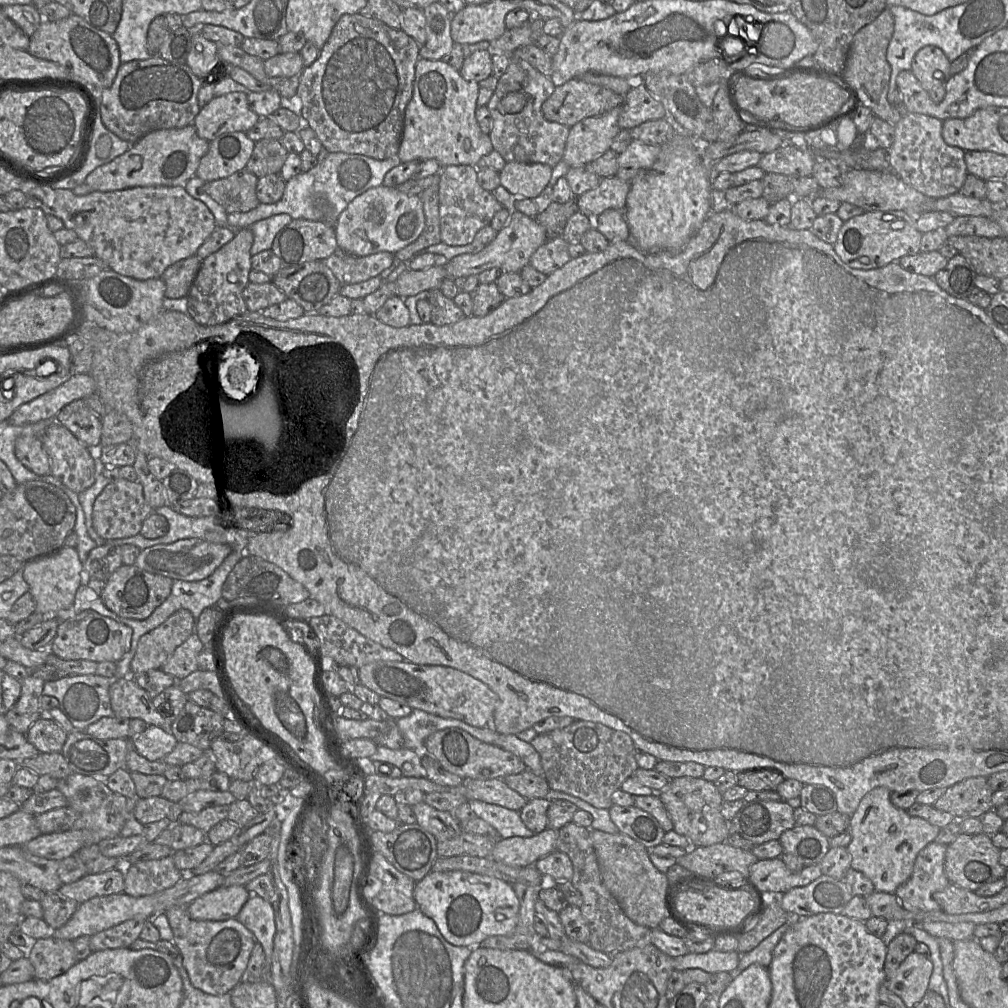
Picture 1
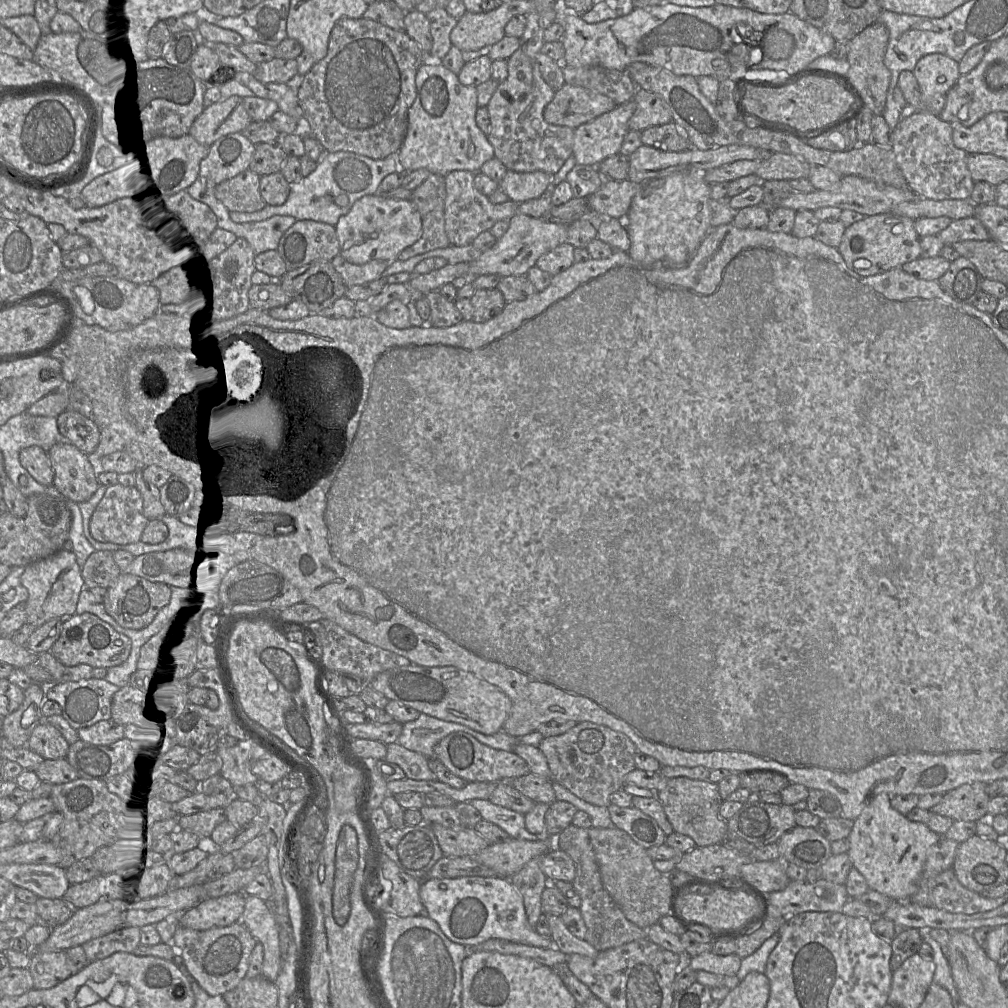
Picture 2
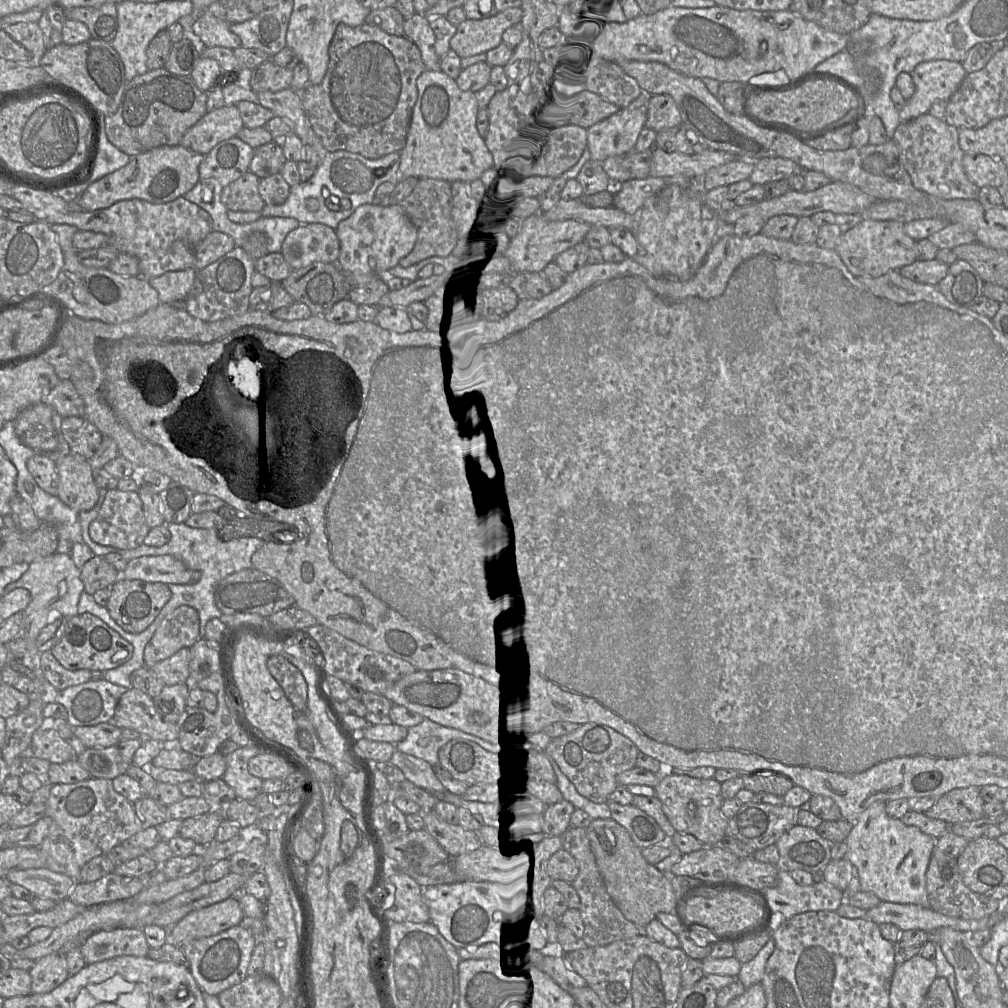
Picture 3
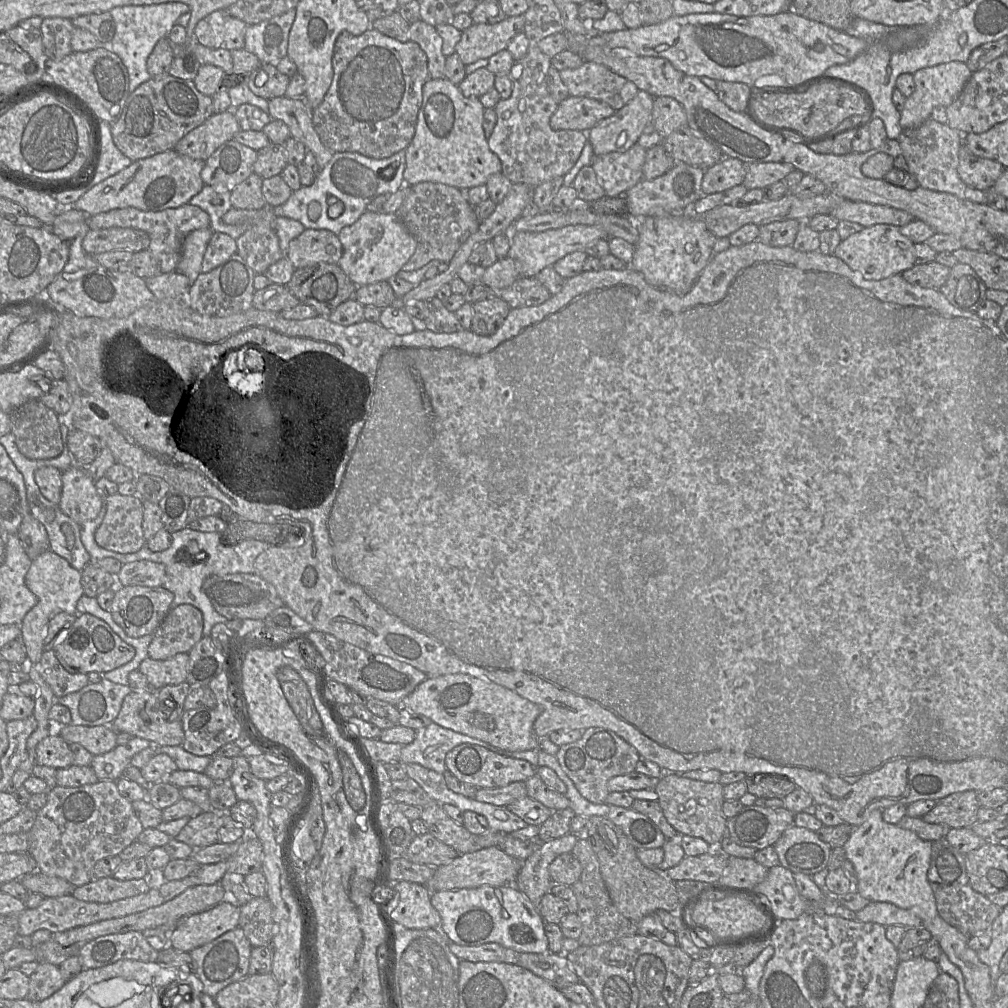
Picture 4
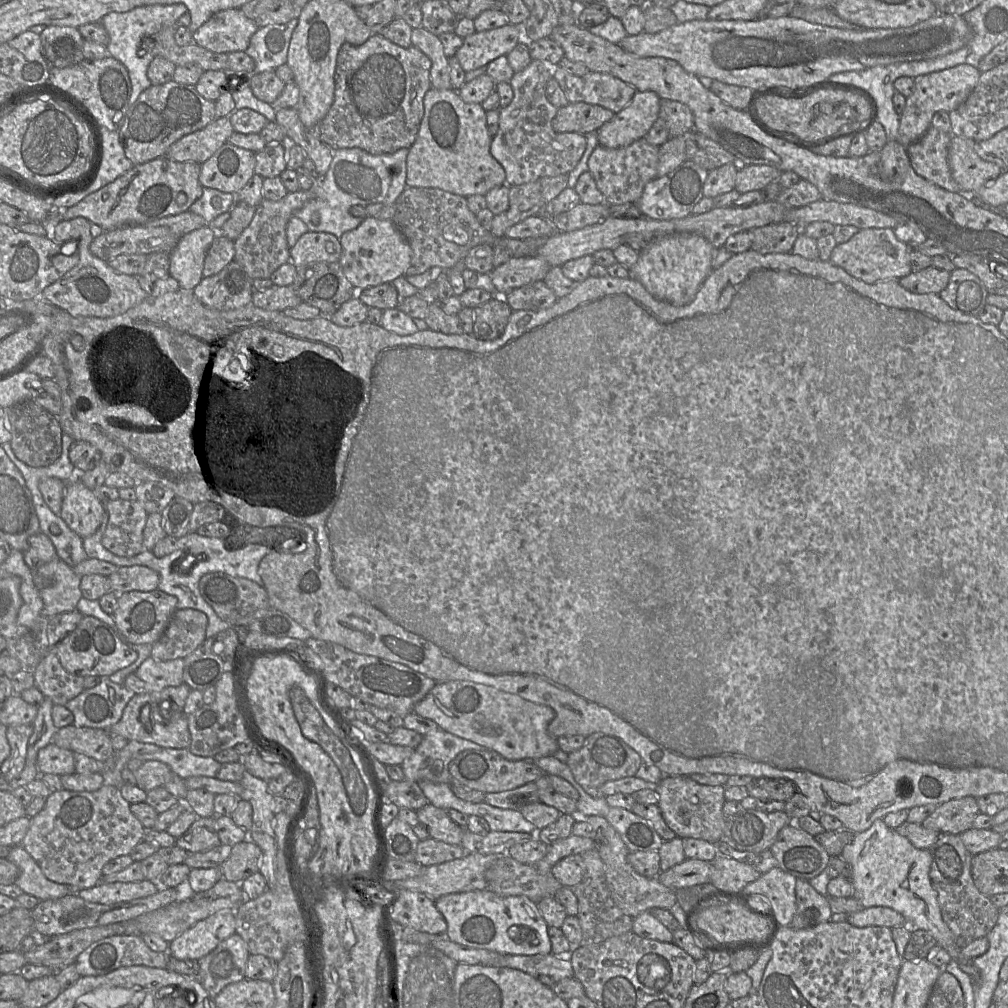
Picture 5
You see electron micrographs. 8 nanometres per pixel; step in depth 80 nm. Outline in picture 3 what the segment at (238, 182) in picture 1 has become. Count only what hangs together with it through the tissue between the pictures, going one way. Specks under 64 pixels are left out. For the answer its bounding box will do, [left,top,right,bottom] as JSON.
[221,171,266,212]

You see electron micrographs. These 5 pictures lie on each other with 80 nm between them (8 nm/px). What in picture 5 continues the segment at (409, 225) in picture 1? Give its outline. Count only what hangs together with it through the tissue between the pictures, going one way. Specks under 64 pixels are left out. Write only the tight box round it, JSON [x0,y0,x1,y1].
[339,217,412,291]

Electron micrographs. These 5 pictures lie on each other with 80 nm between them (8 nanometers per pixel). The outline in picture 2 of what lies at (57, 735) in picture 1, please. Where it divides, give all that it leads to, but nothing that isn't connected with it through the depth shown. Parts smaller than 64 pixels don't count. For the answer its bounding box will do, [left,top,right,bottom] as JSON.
[27,721,69,760]

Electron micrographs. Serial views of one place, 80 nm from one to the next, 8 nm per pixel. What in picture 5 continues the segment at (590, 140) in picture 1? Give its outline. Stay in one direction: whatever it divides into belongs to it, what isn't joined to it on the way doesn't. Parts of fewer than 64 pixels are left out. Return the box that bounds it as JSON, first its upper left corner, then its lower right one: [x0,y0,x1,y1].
[597,91,660,149]

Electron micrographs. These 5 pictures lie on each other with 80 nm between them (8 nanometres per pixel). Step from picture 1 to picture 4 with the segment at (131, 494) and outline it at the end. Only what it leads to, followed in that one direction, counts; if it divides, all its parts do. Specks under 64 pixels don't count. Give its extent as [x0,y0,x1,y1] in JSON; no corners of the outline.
[94,493,146,554]

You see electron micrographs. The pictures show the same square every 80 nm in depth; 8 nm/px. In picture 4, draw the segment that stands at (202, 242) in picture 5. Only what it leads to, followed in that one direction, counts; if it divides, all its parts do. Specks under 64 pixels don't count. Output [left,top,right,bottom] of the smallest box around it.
[175,227,212,286]

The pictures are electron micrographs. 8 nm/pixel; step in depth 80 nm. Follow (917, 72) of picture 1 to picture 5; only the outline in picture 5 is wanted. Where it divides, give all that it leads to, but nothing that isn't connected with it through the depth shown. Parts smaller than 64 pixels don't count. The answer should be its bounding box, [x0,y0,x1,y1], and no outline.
[898,64,981,148]

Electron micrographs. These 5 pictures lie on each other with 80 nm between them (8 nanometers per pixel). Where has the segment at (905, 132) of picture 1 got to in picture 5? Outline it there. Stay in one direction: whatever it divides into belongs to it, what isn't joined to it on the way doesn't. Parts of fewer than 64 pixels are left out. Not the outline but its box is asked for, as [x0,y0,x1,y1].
[906,127,963,193]

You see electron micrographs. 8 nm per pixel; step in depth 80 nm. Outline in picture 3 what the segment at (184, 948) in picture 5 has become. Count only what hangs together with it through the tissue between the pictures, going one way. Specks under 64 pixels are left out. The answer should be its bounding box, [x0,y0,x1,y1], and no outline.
[169,897,244,948]

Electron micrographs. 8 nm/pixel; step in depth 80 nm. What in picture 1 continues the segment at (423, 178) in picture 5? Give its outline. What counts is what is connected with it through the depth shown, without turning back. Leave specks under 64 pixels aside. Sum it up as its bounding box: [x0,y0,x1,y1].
[398,58,494,167]

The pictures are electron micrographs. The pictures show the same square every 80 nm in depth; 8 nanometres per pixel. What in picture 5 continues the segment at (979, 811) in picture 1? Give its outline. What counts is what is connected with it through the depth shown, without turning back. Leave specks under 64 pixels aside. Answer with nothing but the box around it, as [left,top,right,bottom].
[921,796,978,834]

